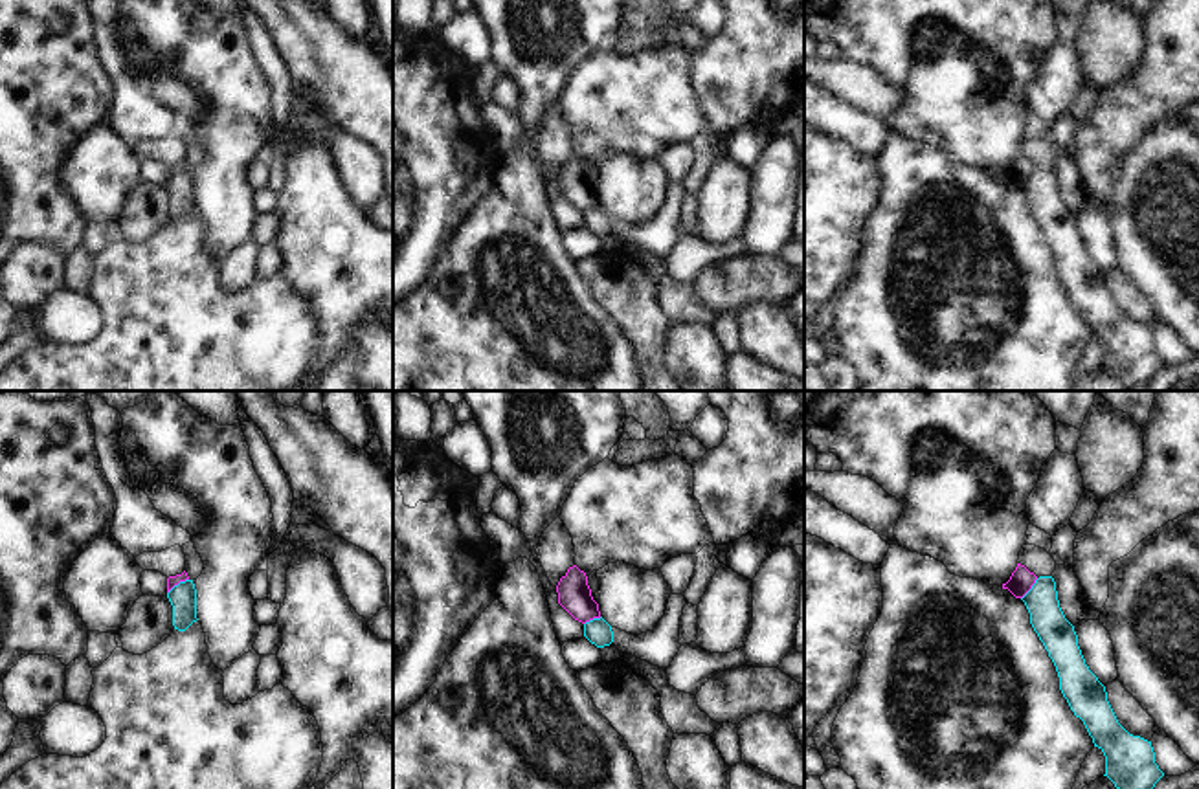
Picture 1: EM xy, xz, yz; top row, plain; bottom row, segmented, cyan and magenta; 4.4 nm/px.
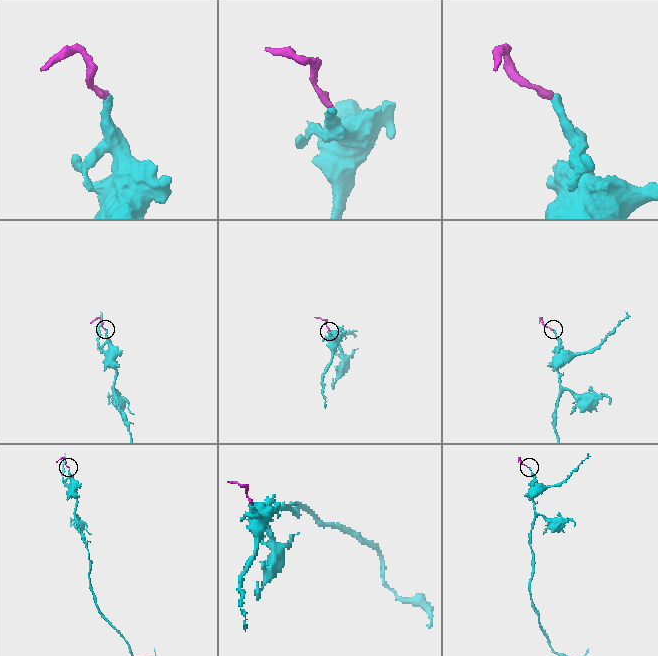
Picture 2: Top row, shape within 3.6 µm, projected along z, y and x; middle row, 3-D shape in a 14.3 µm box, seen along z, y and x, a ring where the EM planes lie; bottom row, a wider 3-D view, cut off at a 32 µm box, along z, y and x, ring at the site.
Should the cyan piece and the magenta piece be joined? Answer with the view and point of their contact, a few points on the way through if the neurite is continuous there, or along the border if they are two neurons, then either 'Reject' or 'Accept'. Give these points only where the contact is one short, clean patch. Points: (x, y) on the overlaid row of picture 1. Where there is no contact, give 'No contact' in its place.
Touches cyan at xy (179, 584). Boundary: xy (188, 578), (180, 580), (168, 593). Reject.

